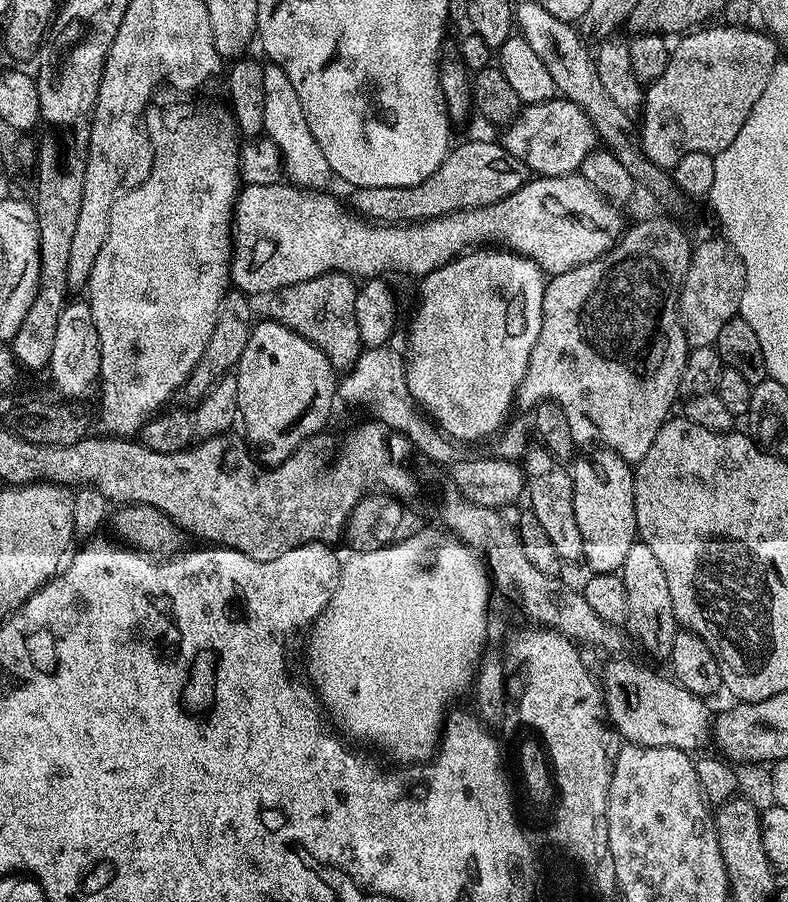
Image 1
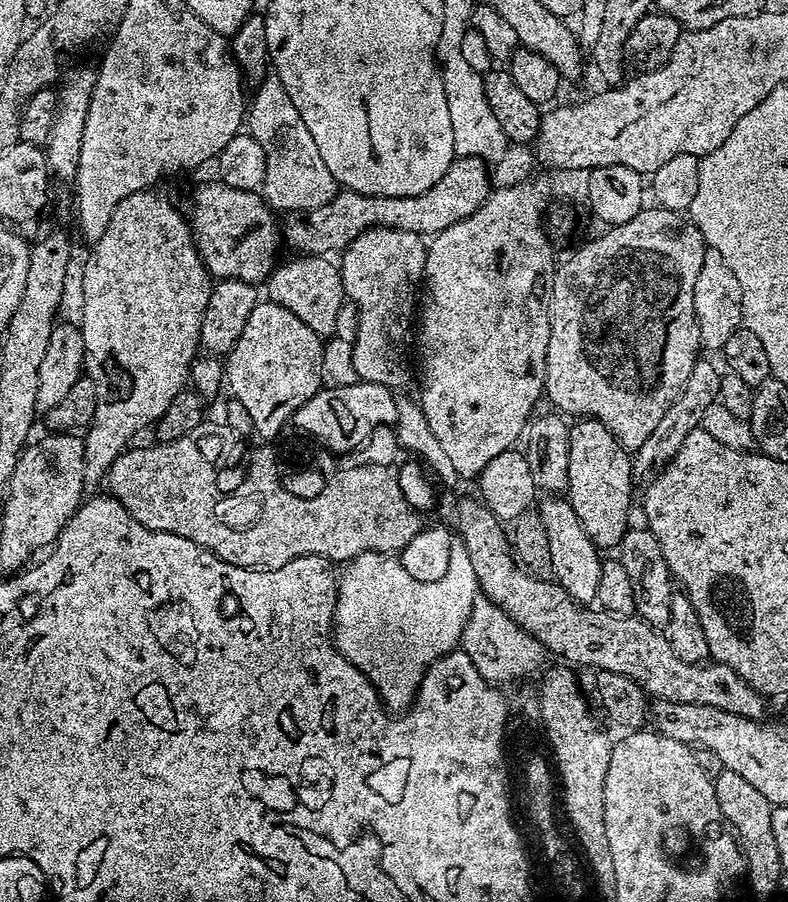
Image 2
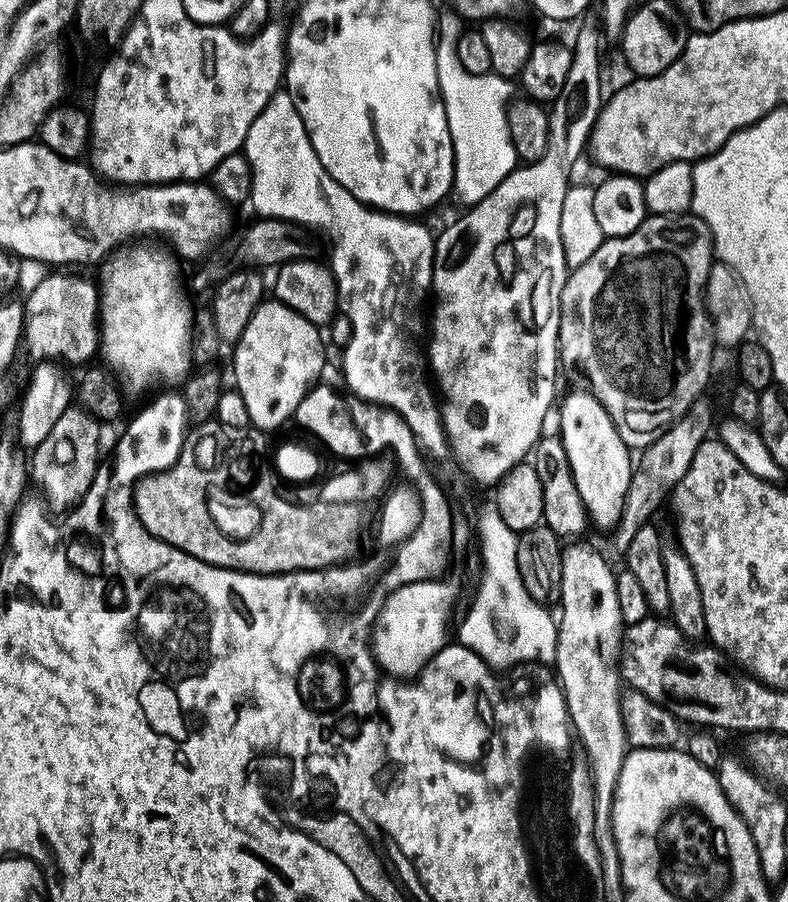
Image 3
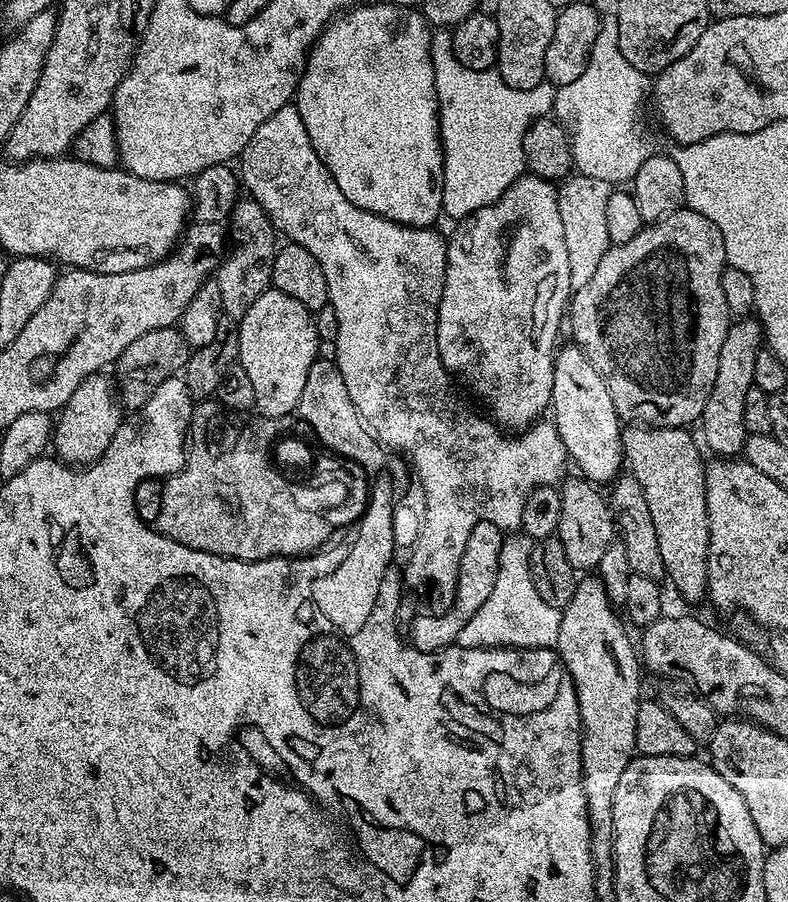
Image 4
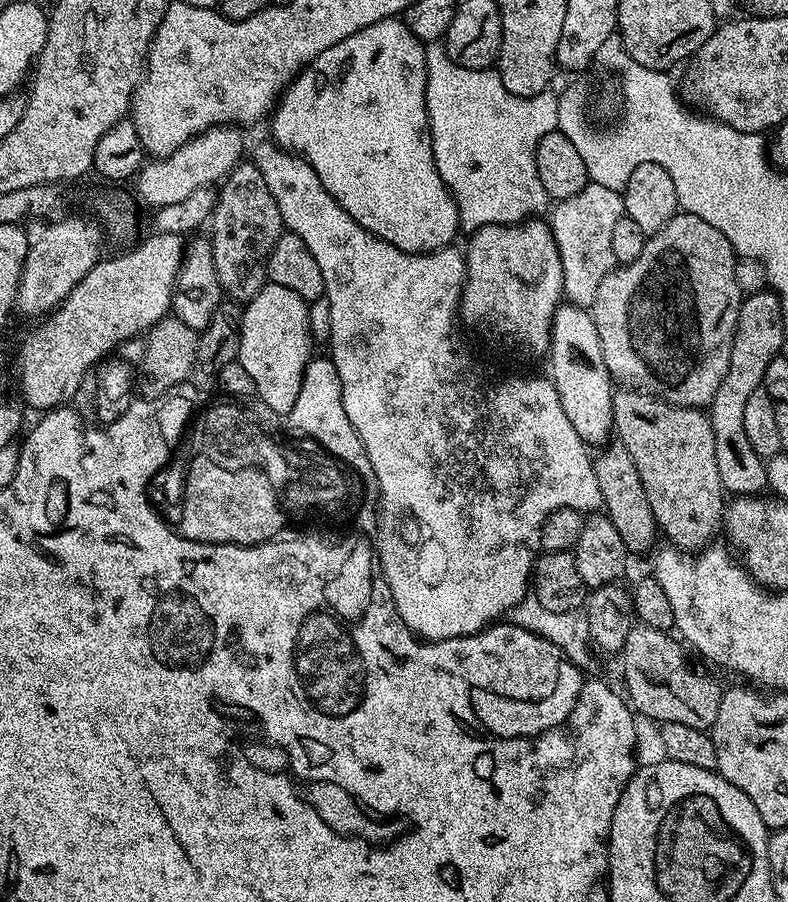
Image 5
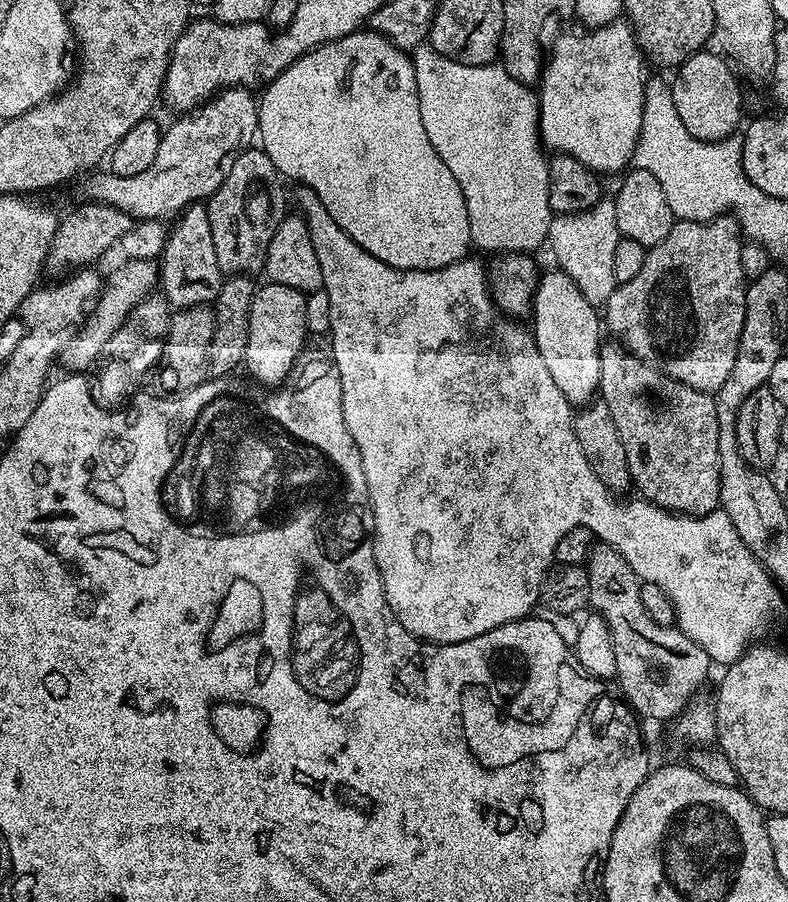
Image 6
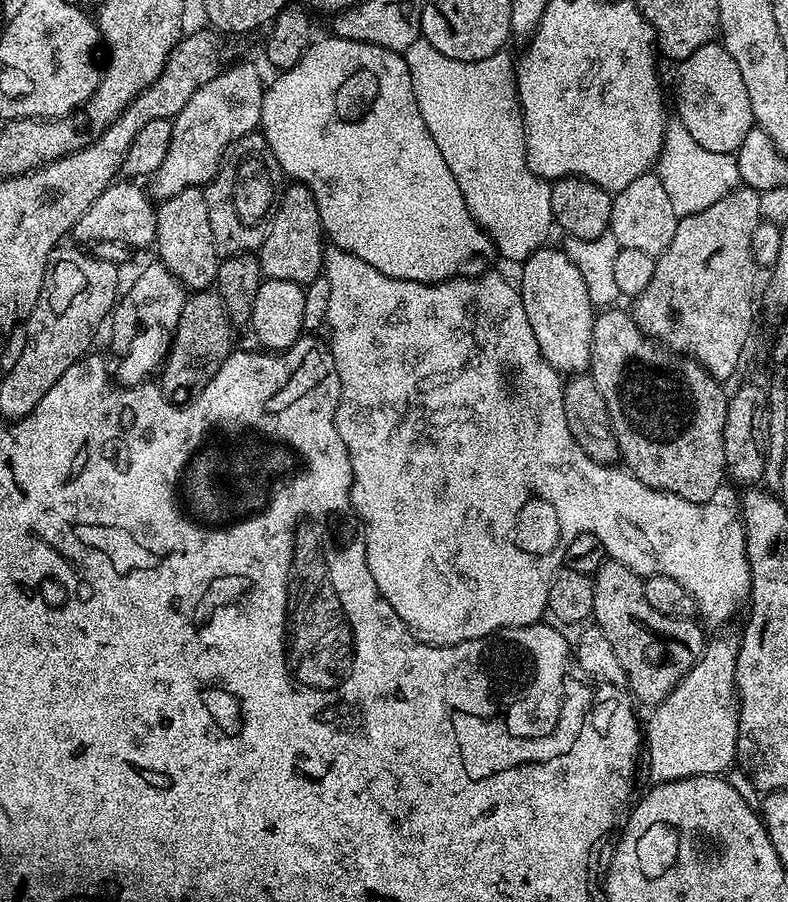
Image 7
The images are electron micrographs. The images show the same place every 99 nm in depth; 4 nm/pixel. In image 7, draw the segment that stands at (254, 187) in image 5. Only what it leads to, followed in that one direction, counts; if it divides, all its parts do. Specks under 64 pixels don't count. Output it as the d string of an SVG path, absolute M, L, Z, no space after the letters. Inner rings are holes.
M257 130L246 134L229 148L223 164L220 165L220 172L203 189L206 204L209 206L214 246L217 247L220 258L240 256L243 252L255 253L260 249L262 242L266 242L268 233L266 217L279 201L285 184L286 177L280 171L278 158L274 158L263 132Z

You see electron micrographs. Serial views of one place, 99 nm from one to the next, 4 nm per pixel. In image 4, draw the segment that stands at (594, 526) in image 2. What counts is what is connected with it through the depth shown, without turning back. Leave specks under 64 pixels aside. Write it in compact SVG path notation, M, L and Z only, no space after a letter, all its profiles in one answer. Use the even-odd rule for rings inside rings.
M575 343L561 347L554 357L554 390L550 416L566 446L571 463L580 467L579 475L597 486L607 485L621 475L625 463L620 442L622 421L614 410L614 398L606 390L602 374Z

